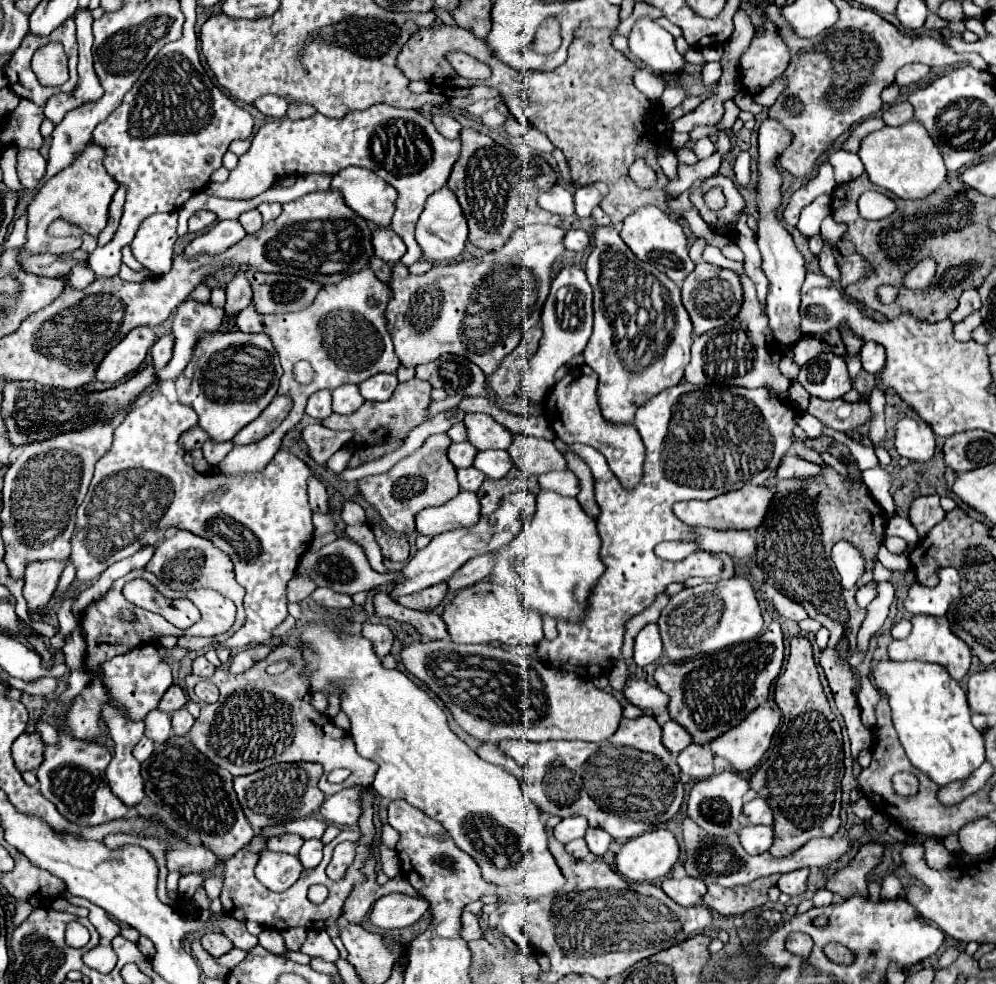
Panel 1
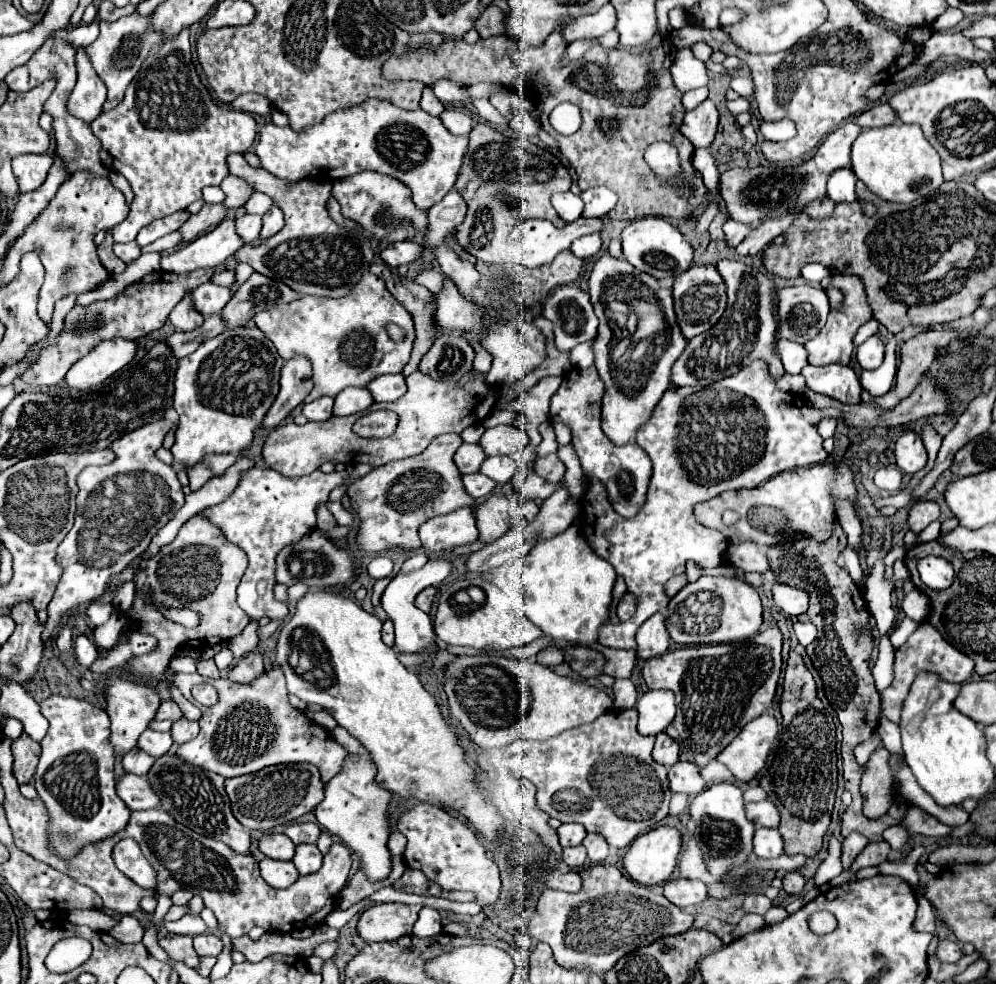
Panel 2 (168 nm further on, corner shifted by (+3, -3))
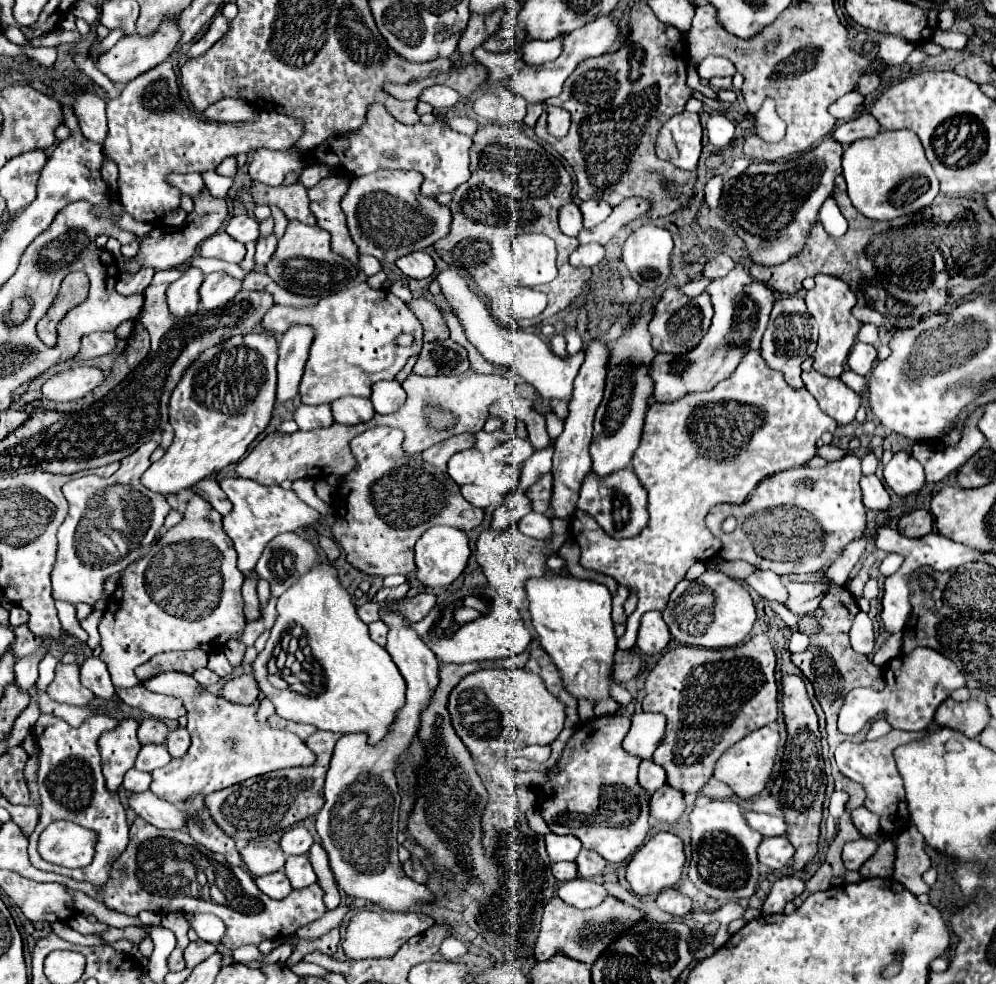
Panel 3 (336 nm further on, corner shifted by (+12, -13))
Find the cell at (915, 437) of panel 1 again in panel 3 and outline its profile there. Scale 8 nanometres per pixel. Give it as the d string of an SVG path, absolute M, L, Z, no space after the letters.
M896 451L892 461L884 467L886 485L900 497L918 493L924 485L924 467L906 451Z

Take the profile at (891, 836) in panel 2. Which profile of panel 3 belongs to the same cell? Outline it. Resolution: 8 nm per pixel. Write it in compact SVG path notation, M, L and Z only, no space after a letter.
M910 823L904 831L892 837L896 843L894 879L900 881L914 895L928 893L928 885L922 881L922 873L930 869L930 857L924 851L924 837Z

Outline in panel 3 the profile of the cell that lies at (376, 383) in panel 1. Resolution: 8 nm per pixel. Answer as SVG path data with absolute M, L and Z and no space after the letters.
M380 381L376 383L376 389L372 389L370 401L374 403L376 413L394 413L404 405L406 393L398 381Z

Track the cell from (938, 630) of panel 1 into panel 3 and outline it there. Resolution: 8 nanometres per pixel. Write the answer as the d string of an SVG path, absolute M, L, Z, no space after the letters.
M918 647L910 655L898 655L884 665L884 691L870 688L853 689L844 697L842 709L838 713L838 731L846 735L858 733L868 721L876 719L882 711L886 711L886 719L894 729L904 731L920 731L932 723L932 713L936 707L950 697L952 691L966 685L964 675L958 671L954 661L944 657L942 653L928 648Z

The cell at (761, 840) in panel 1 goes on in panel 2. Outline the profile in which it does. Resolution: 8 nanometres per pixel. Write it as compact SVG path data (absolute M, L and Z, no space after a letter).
M757 827L753 835L753 853L763 859L775 859L783 855L783 839L777 829Z

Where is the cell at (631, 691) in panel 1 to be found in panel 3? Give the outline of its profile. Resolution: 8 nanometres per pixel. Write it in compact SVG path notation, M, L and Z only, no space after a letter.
M636 713L622 747L640 759L652 759L656 747L664 739L664 729L666 721L660 713Z

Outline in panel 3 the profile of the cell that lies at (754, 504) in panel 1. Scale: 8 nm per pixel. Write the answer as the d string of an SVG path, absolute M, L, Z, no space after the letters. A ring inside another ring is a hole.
M848 455L836 463L828 463L822 469L796 467L780 471L760 481L758 489L752 493L752 499L748 499L744 505L718 505L716 509L712 509L712 513L708 513L708 527L722 541L722 557L726 561L742 559L752 563L754 567L762 565L762 569L770 569L778 575L814 573L832 565L848 543L866 537L866 509L858 485L860 477L862 477L862 467L860 467L860 457L856 455ZM800 479L812 479L814 487L800 489L798 487ZM730 515L738 519L738 527L732 533L722 533L720 525Z

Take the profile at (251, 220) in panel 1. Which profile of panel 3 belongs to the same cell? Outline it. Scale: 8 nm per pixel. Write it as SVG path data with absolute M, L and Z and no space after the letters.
M234 215L226 225L226 233L236 241L248 243L258 237L258 223L248 215Z

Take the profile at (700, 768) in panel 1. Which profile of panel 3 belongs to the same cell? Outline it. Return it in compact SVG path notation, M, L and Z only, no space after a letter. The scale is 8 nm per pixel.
M664 785L660 793L650 795L650 815L664 823L674 823L684 813L684 799L682 793L672 789L670 785Z

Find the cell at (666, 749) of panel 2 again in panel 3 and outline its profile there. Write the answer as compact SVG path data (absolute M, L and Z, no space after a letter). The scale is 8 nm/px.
M652 759L642 761L640 763L640 773L638 773L638 783L648 795L652 795L654 791L658 791L660 787L666 785L666 773Z

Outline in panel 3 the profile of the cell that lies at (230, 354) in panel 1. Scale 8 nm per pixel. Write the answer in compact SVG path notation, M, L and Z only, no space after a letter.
M254 331L248 335L236 335L218 347L206 349L198 361L184 373L182 381L170 399L170 425L174 427L174 441L166 449L164 457L150 465L142 475L142 485L160 495L172 495L182 489L194 487L200 479L206 479L220 469L234 465L248 451L248 445L266 429L272 419L276 403L276 361L278 341L270 331Z

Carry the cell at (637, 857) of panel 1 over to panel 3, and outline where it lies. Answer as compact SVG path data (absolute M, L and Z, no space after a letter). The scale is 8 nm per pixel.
M658 833L636 851L636 855L632 857L632 861L626 867L626 879L628 879L634 895L638 895L638 897L656 895L662 889L670 889L680 881L684 863L686 863L686 855L684 855L682 839L674 833Z

